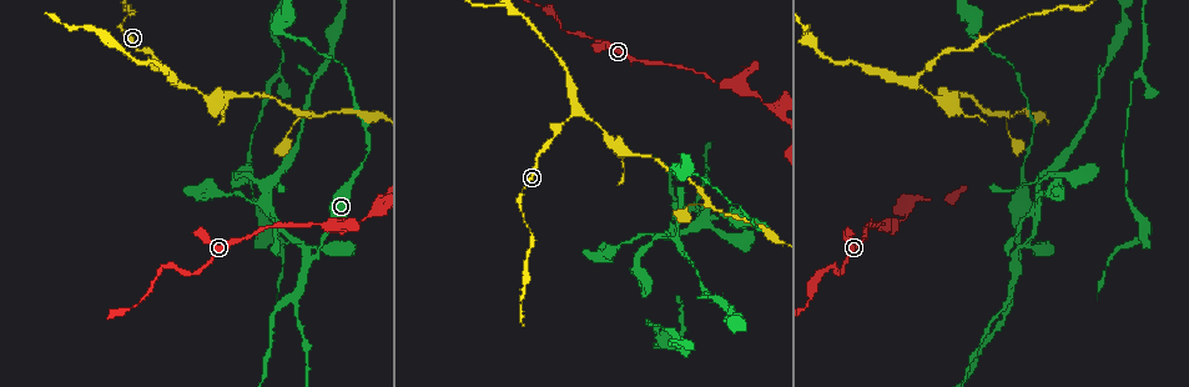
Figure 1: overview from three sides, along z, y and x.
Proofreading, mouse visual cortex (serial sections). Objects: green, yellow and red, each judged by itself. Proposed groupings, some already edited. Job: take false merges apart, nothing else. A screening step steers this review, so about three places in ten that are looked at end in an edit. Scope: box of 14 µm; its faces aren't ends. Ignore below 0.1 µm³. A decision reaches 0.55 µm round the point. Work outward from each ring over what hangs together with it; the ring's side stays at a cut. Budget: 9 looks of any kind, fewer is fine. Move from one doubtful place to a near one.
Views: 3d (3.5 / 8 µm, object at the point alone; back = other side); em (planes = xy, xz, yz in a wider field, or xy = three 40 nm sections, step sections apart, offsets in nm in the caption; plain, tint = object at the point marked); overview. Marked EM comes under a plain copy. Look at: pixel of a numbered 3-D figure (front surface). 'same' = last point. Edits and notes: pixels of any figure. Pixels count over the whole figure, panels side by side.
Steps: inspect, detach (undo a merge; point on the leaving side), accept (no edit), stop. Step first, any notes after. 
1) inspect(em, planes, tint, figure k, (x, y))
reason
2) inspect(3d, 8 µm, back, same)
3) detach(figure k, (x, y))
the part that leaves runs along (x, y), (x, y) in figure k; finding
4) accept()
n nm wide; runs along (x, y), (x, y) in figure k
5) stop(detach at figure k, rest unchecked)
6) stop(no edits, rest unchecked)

inspect(3d, 3.5 µm, figure 1, (574, 110))
a fork

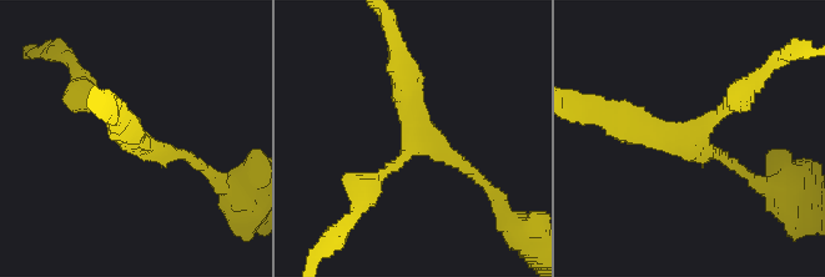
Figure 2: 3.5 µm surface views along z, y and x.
inspect(em, xy, step 1, tint, figure 2, (416, 142))
3 arms; arms of 150, 250, 350 nm

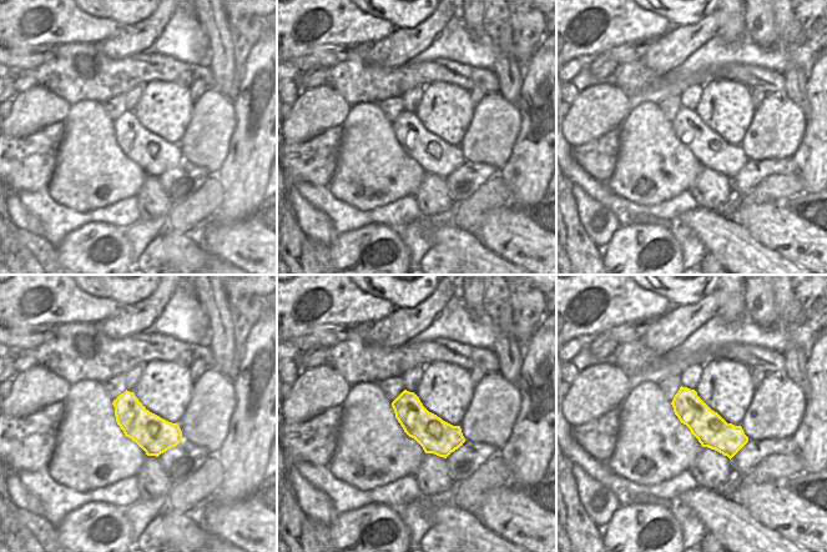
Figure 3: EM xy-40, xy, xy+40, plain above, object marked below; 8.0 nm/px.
inspect(em, xy, step 3, tint, same)
another direction

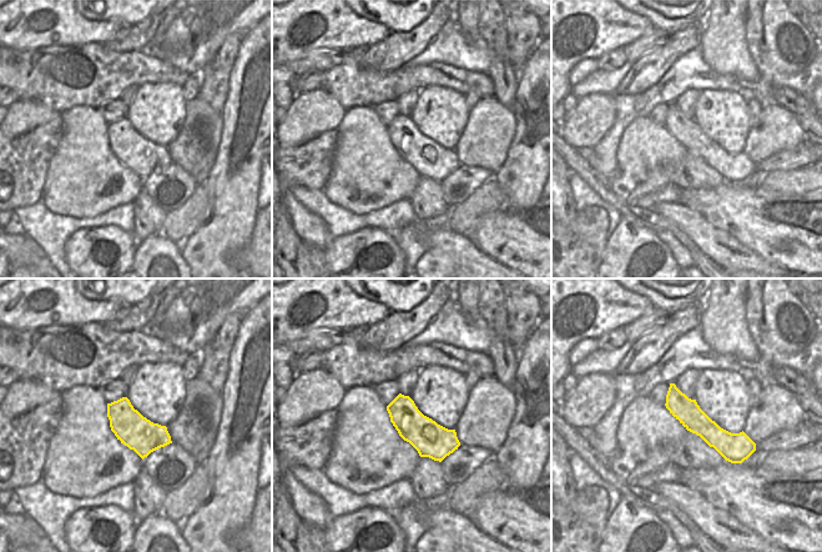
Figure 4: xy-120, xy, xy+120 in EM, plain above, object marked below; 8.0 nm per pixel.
accept()
runs along (82, 90), (144, 144), (201, 162) in figure 2; continuous, no second cell

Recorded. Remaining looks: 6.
inspect(3d, 8 µm, back, figure 1, (370, 213))

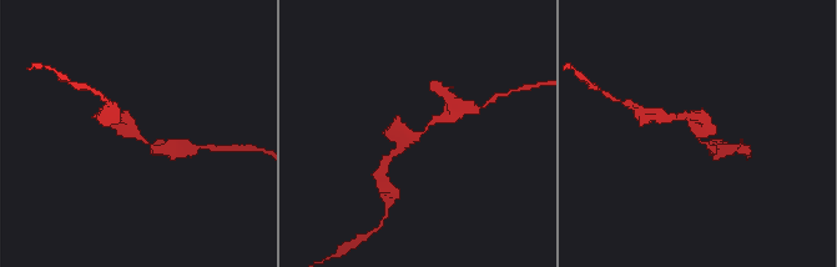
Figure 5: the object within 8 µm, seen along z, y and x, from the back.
inspect(em, xy, step 5, tint, figure 5, (134, 132))
3 arms; arms of 200, 250, 300 nm; shape alone is not enough

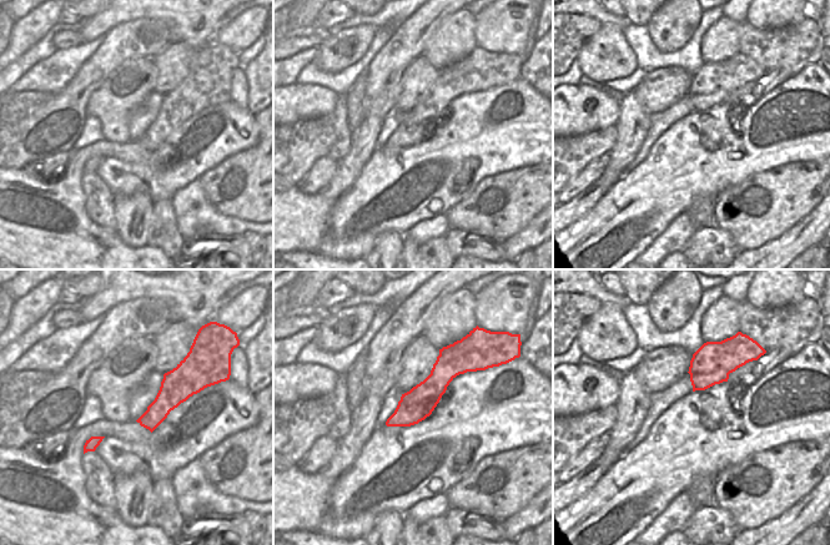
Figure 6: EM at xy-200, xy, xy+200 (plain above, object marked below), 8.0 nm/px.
accept()
all the same cell

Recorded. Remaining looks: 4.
inspect(3d, 8 µm, figure 1, (1015, 255))
four or more arms meet

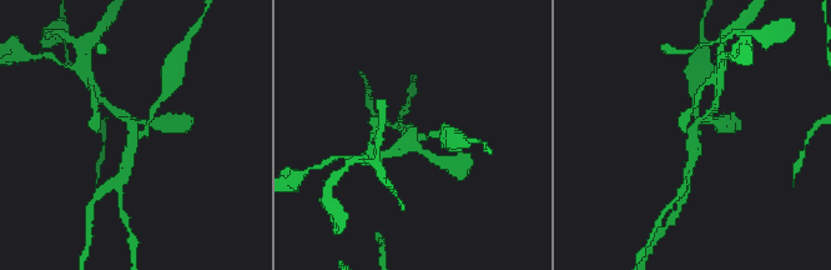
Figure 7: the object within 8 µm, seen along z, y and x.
inspect(em, planes, tint, figure 7, (695, 134))
4 arms; arms of 200, 200, 200, 300 nm

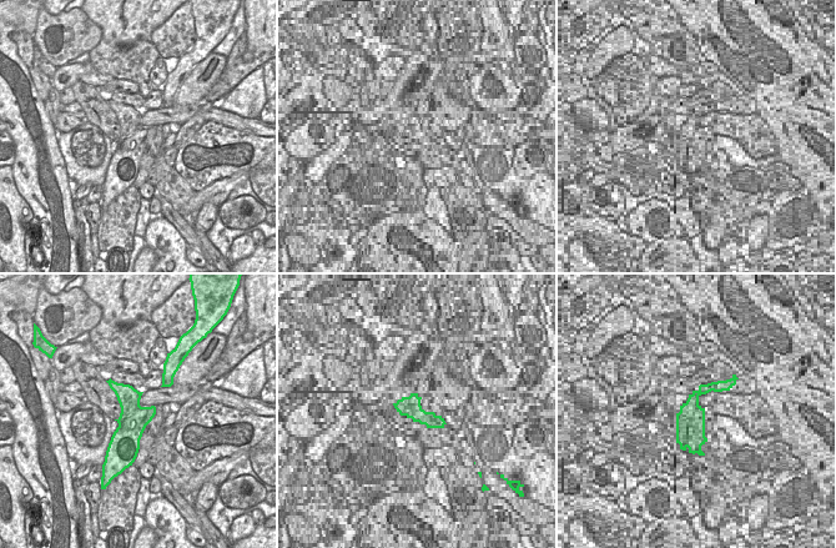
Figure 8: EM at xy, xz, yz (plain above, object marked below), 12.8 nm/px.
detach(figure 7, (401, 141))
the part that leaves runs along (416, 133), (402, 151), (383, 156) in figure 7; a second cell is stuck on

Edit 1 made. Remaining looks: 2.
stop(detach at figure 7, rest unchecked)

